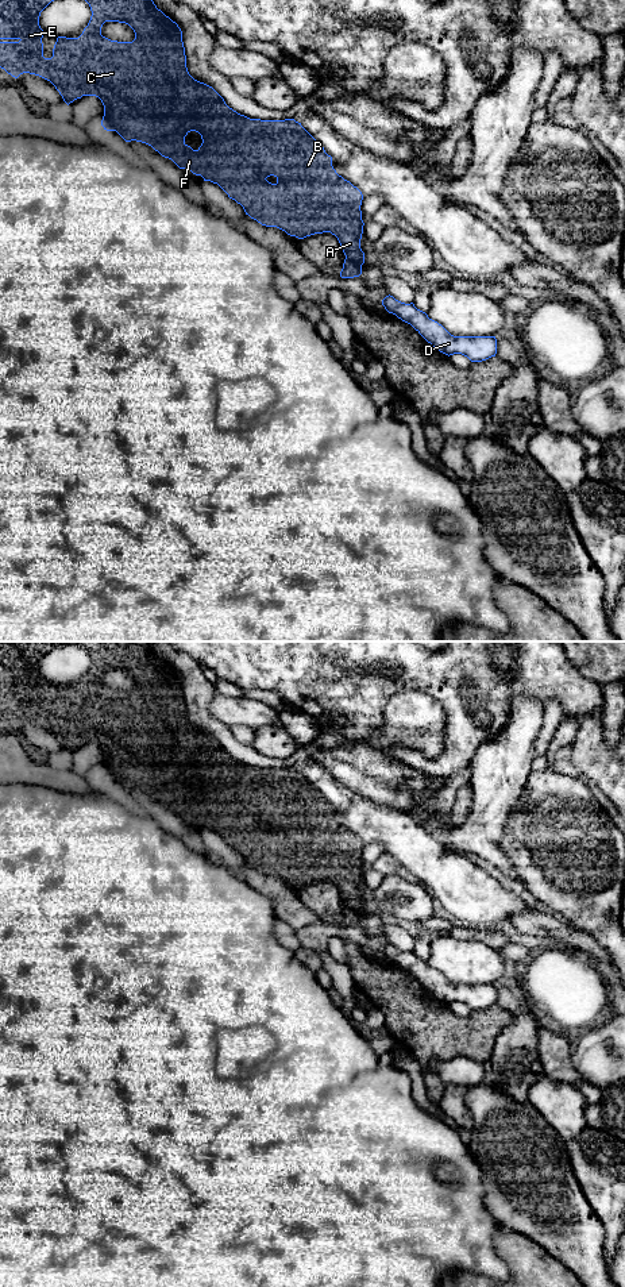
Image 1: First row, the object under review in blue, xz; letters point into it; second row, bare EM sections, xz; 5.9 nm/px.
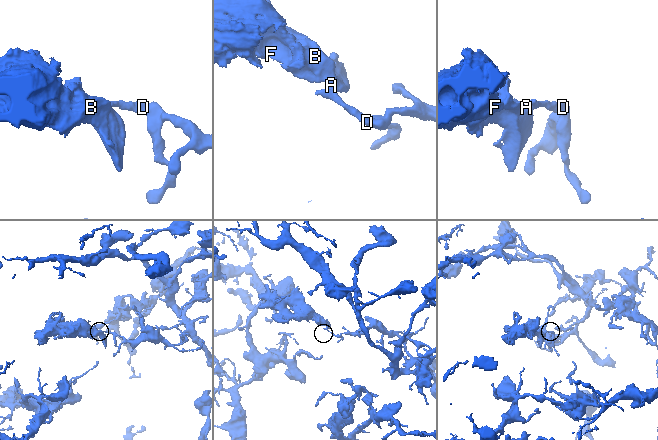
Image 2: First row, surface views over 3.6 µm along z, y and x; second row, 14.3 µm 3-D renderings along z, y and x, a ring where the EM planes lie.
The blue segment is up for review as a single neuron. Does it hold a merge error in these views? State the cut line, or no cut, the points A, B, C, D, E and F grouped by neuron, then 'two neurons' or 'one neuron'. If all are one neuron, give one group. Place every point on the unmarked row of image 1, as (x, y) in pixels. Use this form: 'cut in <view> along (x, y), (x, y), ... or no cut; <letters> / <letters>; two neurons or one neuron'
cut in xz along (346, 905), (361, 913); A B C E F / D; two neurons

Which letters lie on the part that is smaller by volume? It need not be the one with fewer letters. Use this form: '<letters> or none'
A, B, C, E, F

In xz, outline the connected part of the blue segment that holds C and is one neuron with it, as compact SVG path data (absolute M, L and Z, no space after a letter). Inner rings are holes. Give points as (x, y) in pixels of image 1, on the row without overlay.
M0 641L0 687L0 716L12 725L30 721L50 729L67 754L82 744L99 745L104 754L104 778L116 779L126 790L146 791L180 817L217 832L229 847L243 855L246 863L262 874L277 875L298 887L331 881L337 886L346 906L359 913L364 912L364 901L360 897L364 874L360 859L362 840L336 821L332 805L301 771L294 767L250 767L229 756L212 735L194 728L186 716L181 677L157 656L153 647L136 646L132 641L124 646L117 641ZM63 644L85 648L92 664L78 686L58 685L53 705L45 706L39 664L51 650ZM105 670L128 673L135 681L135 687L117 690L103 685L101 675ZM190 779L201 783L202 791L197 798L185 791Z

